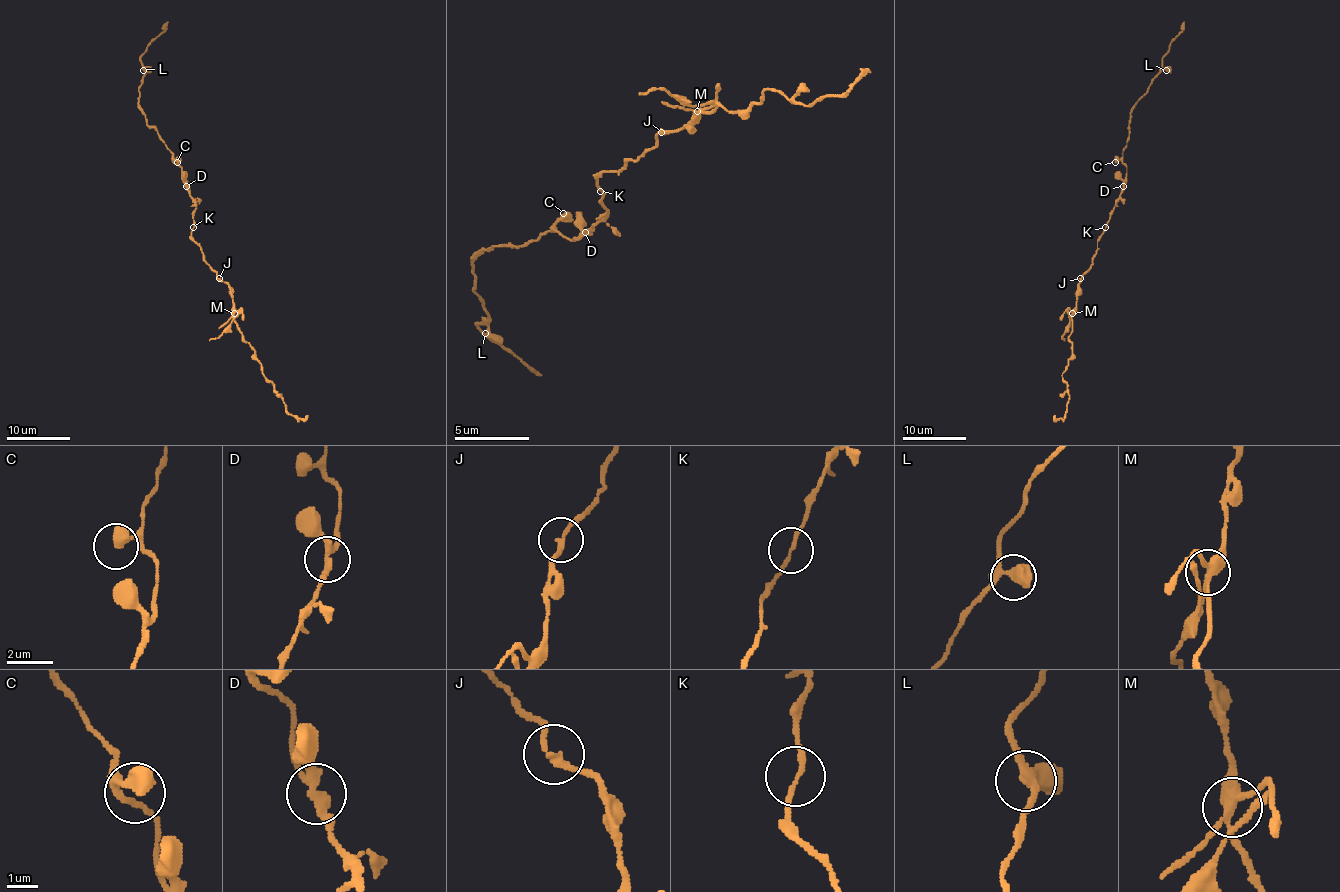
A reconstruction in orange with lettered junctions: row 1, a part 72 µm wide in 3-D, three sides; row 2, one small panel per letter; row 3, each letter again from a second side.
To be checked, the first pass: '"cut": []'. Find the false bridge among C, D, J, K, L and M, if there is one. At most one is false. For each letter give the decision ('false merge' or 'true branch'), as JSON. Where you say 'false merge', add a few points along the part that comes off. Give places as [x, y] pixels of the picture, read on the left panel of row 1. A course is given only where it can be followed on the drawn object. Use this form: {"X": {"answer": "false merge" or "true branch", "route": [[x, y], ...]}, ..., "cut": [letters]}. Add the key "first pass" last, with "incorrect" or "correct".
{"C": {"answer": "true branch"}, "D": {"answer": "true branch"}, "J": {"answer": "true branch"}, "K": {"answer": "true branch"}, "L": {"answer": "true branch"}, "M": {"answer": "false merge", "route": [[234, 313], [231, 324], [220, 335], [209, 340]]}, "cut": ["M"], "first pass": "incorrect"}

